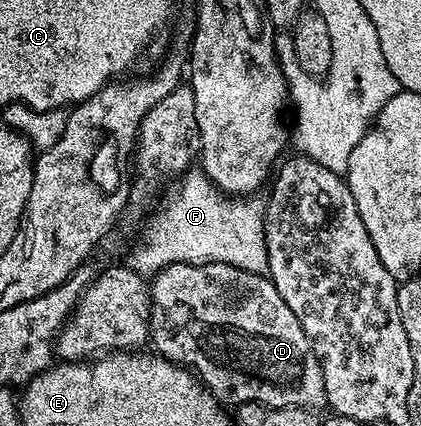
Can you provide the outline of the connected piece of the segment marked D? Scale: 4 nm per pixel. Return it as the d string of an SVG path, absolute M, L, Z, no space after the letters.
M173 263L155 271L148 283L150 292L150 334L149 342L154 342L154 351L163 355L168 361L189 369L204 386L223 405L240 403L263 403L266 407L305 407L321 408L326 401L324 389L324 373L320 369L320 361L310 344L310 338L304 333L300 321L296 321L296 313L284 305L284 297L276 293L276 285L265 274L257 275L244 269L236 269L236 265L227 263Z

